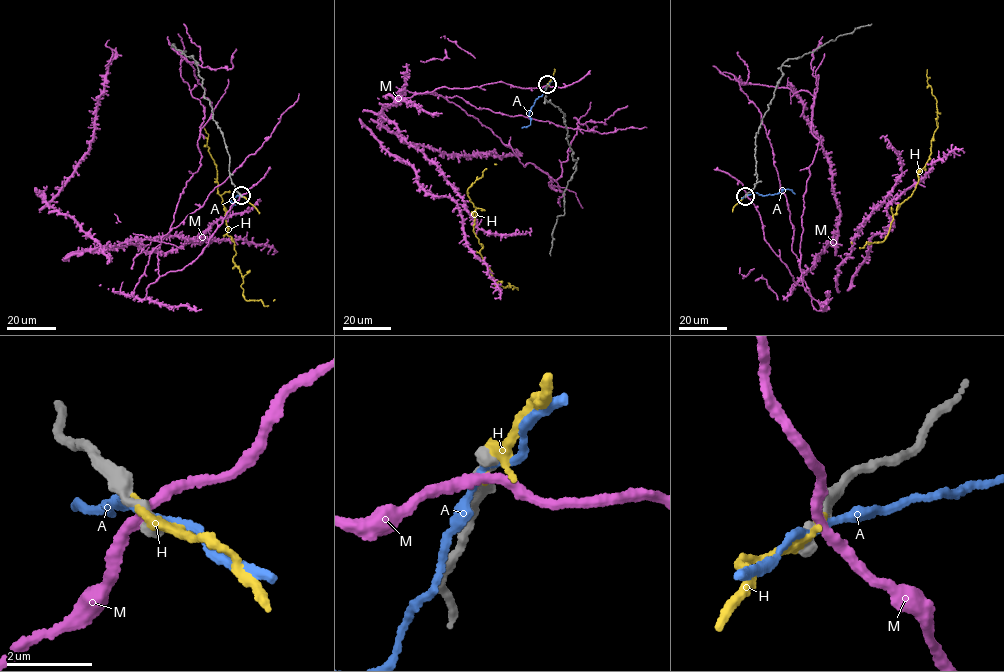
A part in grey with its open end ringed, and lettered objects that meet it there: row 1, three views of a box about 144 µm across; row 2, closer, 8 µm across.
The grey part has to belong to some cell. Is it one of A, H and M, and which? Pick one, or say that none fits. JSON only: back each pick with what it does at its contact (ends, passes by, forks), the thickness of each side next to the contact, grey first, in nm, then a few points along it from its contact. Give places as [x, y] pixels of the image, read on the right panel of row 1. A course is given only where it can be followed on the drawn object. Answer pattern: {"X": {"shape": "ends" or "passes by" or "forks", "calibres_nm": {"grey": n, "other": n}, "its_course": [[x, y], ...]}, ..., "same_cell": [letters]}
{"H": {"shape": "passes by", "calibres_nm": {"grey": 320, "other": 190}}, "same_cell": ["H"]}

